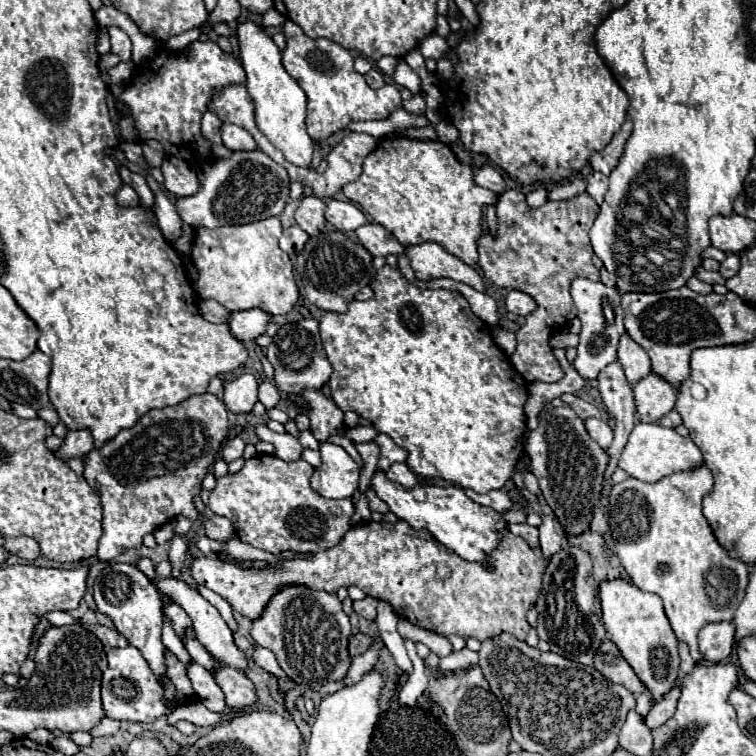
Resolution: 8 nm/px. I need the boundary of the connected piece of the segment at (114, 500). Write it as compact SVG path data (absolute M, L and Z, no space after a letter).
M197 394L175 406L149 410L133 428L83 456L85 480L103 502L103 536L97 558L115 560L125 548L139 548L143 536L175 516L197 520L193 498L229 432L225 404L215 394Z

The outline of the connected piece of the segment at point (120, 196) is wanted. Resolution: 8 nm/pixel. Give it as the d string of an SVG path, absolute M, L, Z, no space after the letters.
M123 184L121 190L117 192L117 202L121 206L137 206L139 204L139 196L137 196L137 192L131 186Z

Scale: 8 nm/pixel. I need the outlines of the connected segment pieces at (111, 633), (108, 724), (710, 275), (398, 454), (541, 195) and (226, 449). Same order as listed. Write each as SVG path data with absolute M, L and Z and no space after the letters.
M95 624L95 626L89 626L89 630L103 642L103 644L109 644L111 648L121 648L121 646L127 646L127 638L125 636L121 636L115 628L111 630L111 628L105 628L105 626L99 626L99 624Z
M101 718L101 722L89 730L91 736L111 736L119 730L119 722L111 720L111 718Z
M697 268L697 278L701 278L707 284L725 284L725 278L719 272L709 272L705 268Z
M377 434L377 438L373 440L377 446L379 446L379 462L377 462L377 468L379 470L389 470L389 466L391 464L395 464L395 462L405 462L405 458L407 458L407 454L405 454L405 450L403 448L399 448L389 436L385 436L385 434Z
M539 186L539 188L531 190L531 192L527 194L527 202L529 202L529 206L533 206L533 208L545 204L545 202L547 202L547 188L545 188L545 186Z
M233 438L233 440L229 440L229 442L223 446L223 450L221 450L221 458L229 464L229 462L241 458L241 456L243 456L243 450L245 450L243 440L241 440L241 438Z

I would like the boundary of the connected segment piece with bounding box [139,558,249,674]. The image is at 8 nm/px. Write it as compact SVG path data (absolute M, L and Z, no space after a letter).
M141 558L141 560L139 560L139 570L141 570L147 578L155 580L155 586L157 586L159 592L169 594L169 596L175 600L175 604L179 604L179 606L187 612L187 616L193 620L193 630L195 630L195 634L197 634L197 640L209 650L209 654L211 654L213 658L217 658L217 662L221 662L221 664L225 664L225 666L231 666L231 668L235 668L235 670L239 670L239 672L243 672L243 674L249 672L249 664L247 664L245 654L235 646L235 642L233 642L233 632L229 630L229 626L225 624L225 620L221 618L221 614L217 612L215 606L211 606L195 588L187 586L187 584L185 584L183 580L179 580L179 578L163 578L163 580L157 580L157 578L155 578L155 564L153 564L149 558Z

